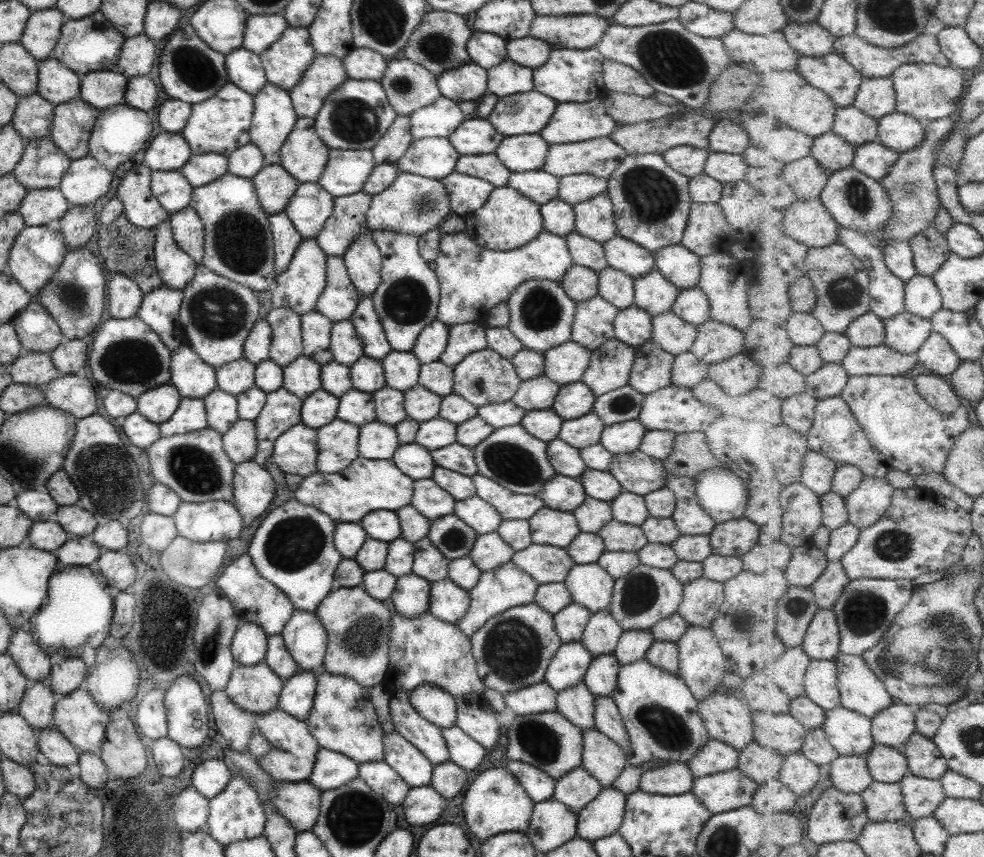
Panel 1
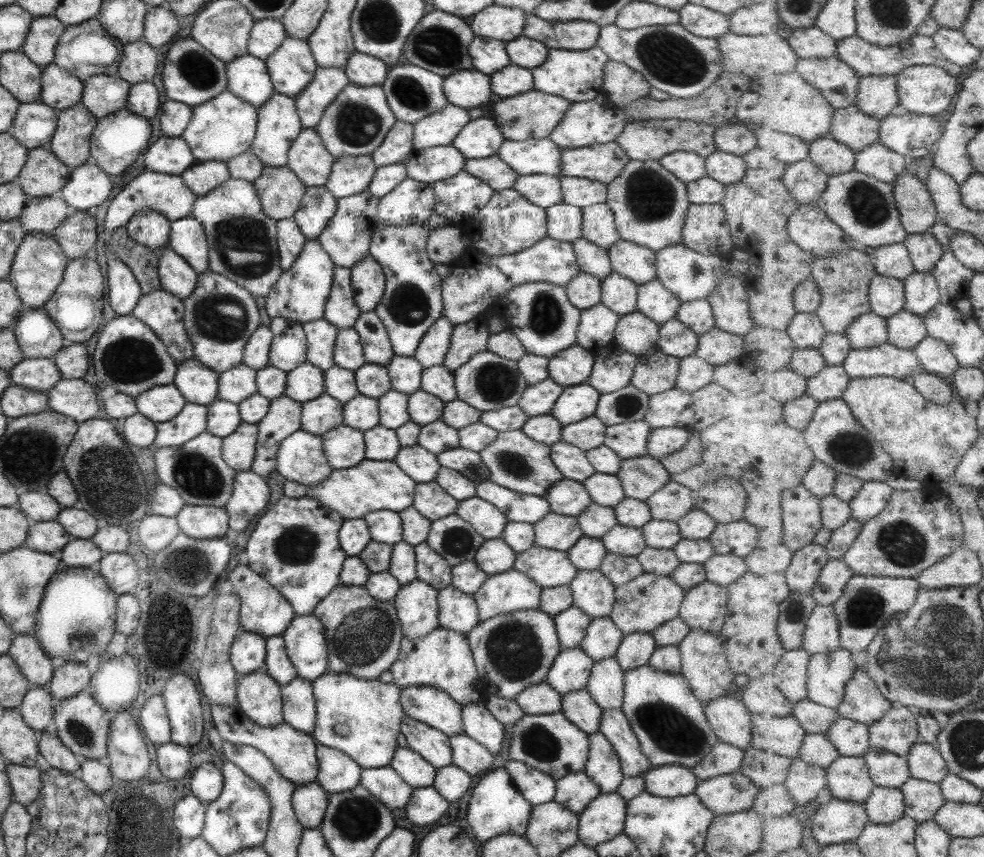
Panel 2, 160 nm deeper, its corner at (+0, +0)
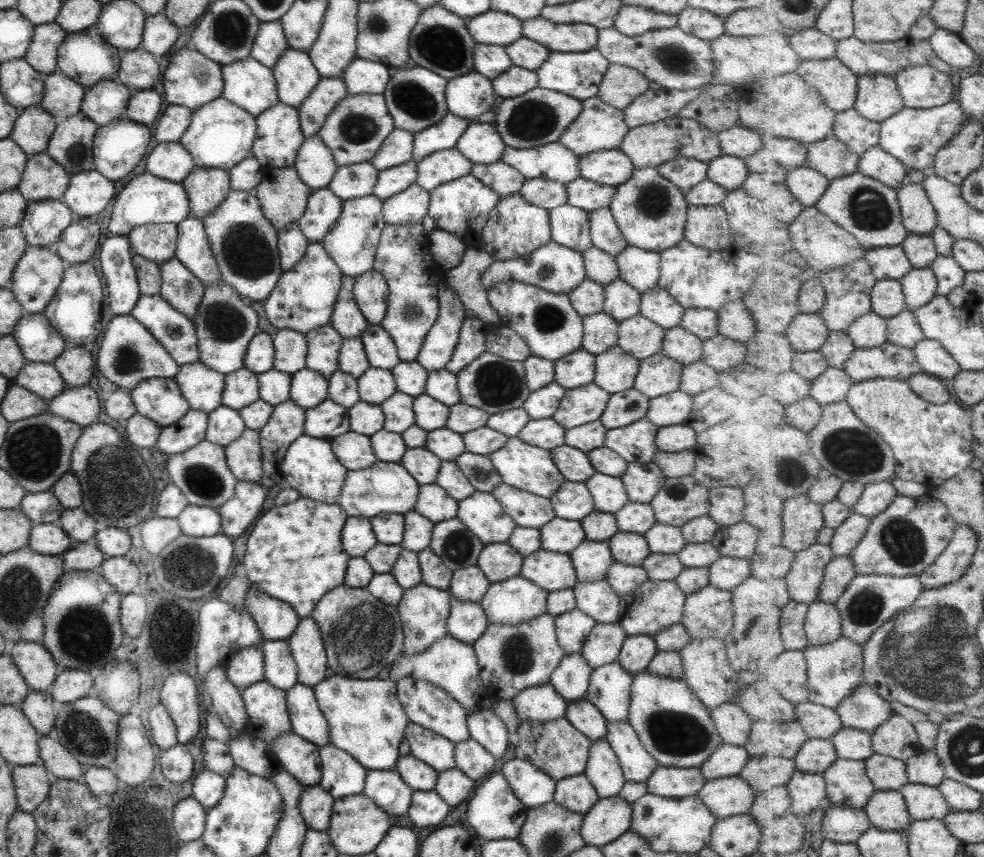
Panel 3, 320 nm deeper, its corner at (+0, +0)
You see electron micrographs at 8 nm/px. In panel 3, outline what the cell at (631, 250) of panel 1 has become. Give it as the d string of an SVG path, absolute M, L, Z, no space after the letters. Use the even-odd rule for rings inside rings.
M627 246L614 256L618 278L639 295L656 287L659 276L659 253Z

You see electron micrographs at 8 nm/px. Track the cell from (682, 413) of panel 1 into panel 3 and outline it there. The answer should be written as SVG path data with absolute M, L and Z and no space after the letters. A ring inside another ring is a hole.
M679 389L648 399L644 418L656 427L685 424L691 417L692 396Z

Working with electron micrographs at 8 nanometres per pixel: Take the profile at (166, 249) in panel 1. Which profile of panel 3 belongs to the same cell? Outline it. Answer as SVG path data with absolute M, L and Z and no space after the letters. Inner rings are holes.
M175 257L159 264L161 296L171 308L193 321L203 297L203 284Z

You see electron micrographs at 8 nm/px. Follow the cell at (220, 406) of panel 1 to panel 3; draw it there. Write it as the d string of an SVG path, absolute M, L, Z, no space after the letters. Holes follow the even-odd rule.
M223 405L212 410L207 418L204 440L222 447L231 444L246 429L238 411Z

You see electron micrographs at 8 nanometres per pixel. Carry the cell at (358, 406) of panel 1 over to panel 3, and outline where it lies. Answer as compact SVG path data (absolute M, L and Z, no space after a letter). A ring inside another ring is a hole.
M361 400L348 409L347 416L350 432L369 438L381 430L384 423L384 414L379 405Z

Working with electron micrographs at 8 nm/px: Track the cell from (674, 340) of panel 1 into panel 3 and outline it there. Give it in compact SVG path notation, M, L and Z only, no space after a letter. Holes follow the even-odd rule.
M676 326L664 331L661 353L682 367L687 366L700 360L702 341L684 328Z

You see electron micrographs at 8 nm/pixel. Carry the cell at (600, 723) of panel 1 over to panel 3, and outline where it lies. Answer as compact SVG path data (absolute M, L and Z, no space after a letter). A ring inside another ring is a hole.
M626 721L607 723L604 739L615 753L626 782L645 783L658 767Z

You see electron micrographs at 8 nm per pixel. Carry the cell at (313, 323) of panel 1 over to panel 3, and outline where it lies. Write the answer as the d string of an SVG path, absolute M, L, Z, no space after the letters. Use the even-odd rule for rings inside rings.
M330 324L318 326L304 335L307 345L305 368L328 379L338 370L337 355L342 338Z

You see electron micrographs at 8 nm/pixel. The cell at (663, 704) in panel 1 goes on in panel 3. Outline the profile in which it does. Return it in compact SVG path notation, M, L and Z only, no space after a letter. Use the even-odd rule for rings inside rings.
M647 672L631 678L626 723L633 727L647 754L655 759L658 766L700 767L722 743L709 711L699 703L683 680L657 677Z

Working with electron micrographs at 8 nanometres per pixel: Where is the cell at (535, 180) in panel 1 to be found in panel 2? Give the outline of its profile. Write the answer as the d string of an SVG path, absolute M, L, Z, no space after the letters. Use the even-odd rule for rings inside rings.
M541 174L519 175L513 190L519 192L531 205L542 209L562 203L560 177Z

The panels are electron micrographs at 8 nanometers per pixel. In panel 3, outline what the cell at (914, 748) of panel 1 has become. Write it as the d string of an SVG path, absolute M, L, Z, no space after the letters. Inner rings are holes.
M920 749L906 761L908 778L911 783L939 788L946 781L946 767L934 750Z

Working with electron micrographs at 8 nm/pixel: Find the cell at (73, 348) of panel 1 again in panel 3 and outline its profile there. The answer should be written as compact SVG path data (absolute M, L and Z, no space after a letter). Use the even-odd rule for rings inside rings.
M69 345L69 348L66 346L63 352L51 361L65 386L83 386L91 378L93 362L87 354L83 354L81 348L75 346L77 345Z

